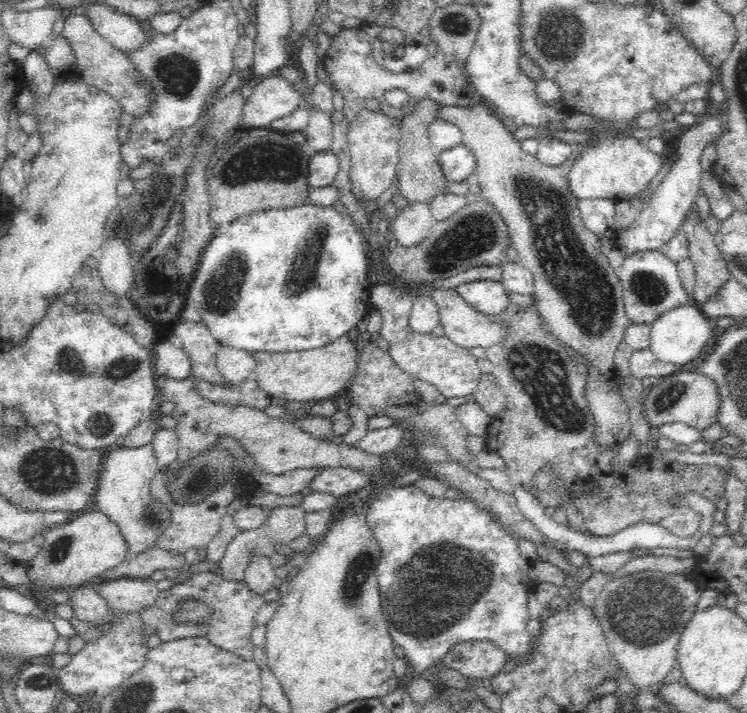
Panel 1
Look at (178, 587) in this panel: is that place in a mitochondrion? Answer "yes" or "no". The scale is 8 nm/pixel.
no

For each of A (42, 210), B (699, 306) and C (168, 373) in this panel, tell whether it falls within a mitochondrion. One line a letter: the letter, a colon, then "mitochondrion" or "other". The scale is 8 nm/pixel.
A: mitochondrion
B: other
C: other

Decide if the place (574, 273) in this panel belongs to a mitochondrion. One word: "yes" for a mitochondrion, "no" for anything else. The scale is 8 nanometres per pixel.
yes

